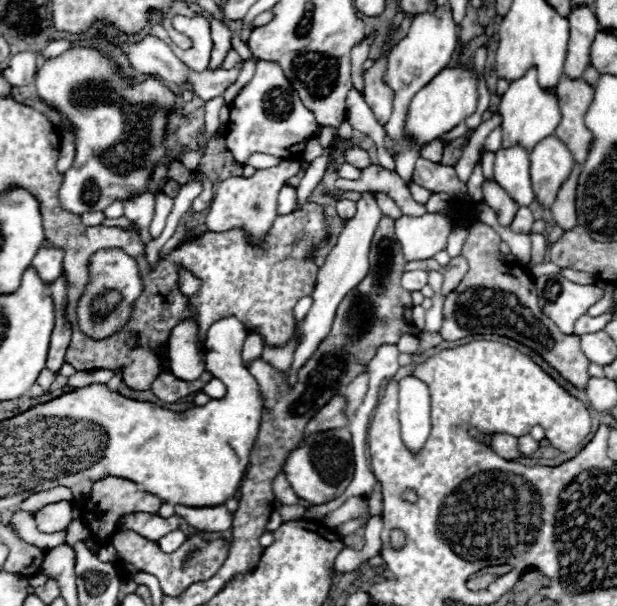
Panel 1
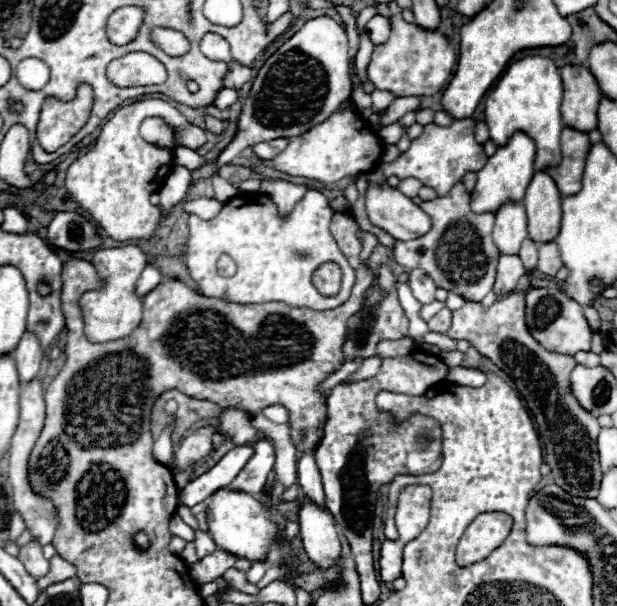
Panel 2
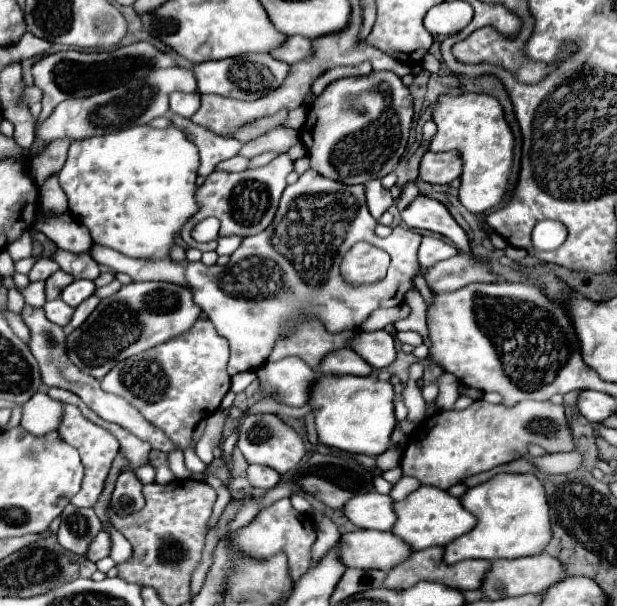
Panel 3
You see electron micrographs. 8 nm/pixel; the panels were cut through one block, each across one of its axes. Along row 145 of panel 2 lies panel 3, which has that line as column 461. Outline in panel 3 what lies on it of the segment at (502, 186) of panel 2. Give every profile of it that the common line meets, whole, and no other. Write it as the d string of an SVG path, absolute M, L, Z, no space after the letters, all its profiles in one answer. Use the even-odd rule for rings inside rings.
M420 486L408 498L394 504L394 512L398 516L392 526L392 534L402 538L412 550L424 550L430 546L444 546L454 538L470 532L476 524L476 518L462 508L460 500L450 496L446 490L438 490L436 486Z

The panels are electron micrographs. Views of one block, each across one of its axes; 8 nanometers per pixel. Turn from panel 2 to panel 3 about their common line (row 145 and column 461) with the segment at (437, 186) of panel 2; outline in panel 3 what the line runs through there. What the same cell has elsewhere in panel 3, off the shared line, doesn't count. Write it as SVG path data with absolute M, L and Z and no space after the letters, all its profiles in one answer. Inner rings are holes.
M476 400L466 410L436 412L426 418L410 436L400 468L404 476L416 478L424 486L448 490L466 476L486 472L494 466L522 458L528 444L540 444L546 452L572 452L574 442L566 424L564 408L552 402L524 400L514 406L494 406Z

